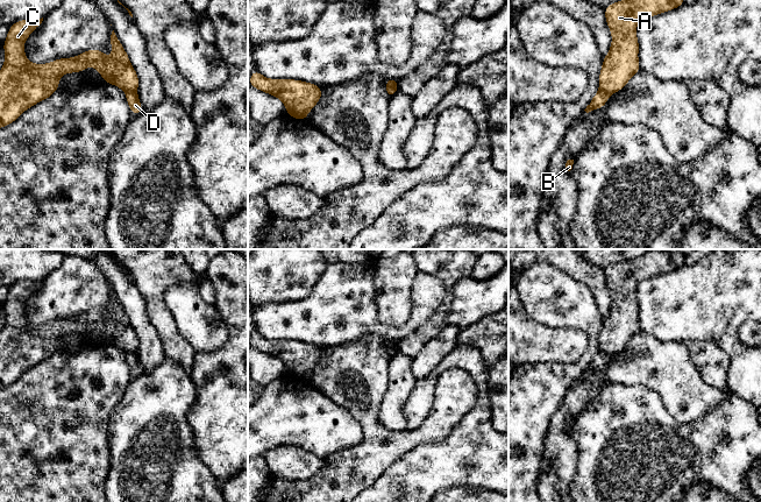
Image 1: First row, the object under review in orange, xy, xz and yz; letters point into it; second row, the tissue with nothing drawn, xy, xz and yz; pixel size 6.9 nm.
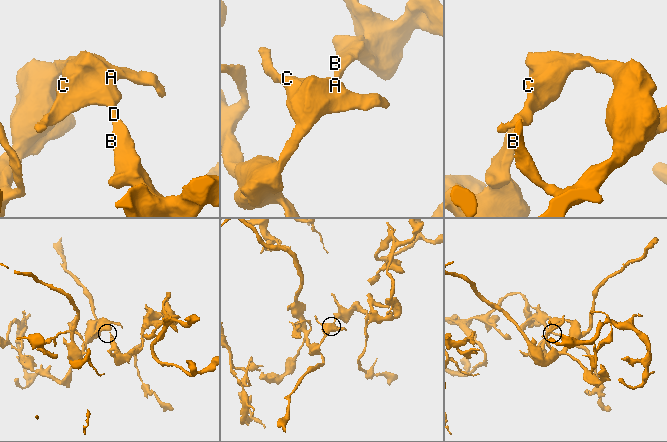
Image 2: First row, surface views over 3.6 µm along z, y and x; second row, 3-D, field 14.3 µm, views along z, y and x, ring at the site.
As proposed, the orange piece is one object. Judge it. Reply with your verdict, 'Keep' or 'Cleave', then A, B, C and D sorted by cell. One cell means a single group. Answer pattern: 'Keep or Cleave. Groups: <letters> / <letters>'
Keep. Groups: A B C D

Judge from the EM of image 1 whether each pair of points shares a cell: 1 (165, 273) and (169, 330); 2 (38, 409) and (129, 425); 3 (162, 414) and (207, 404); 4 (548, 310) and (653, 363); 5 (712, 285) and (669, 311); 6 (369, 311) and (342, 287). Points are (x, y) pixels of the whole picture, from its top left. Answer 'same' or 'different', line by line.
1: same
2: different
3: different
4: different
5: same
6: same

